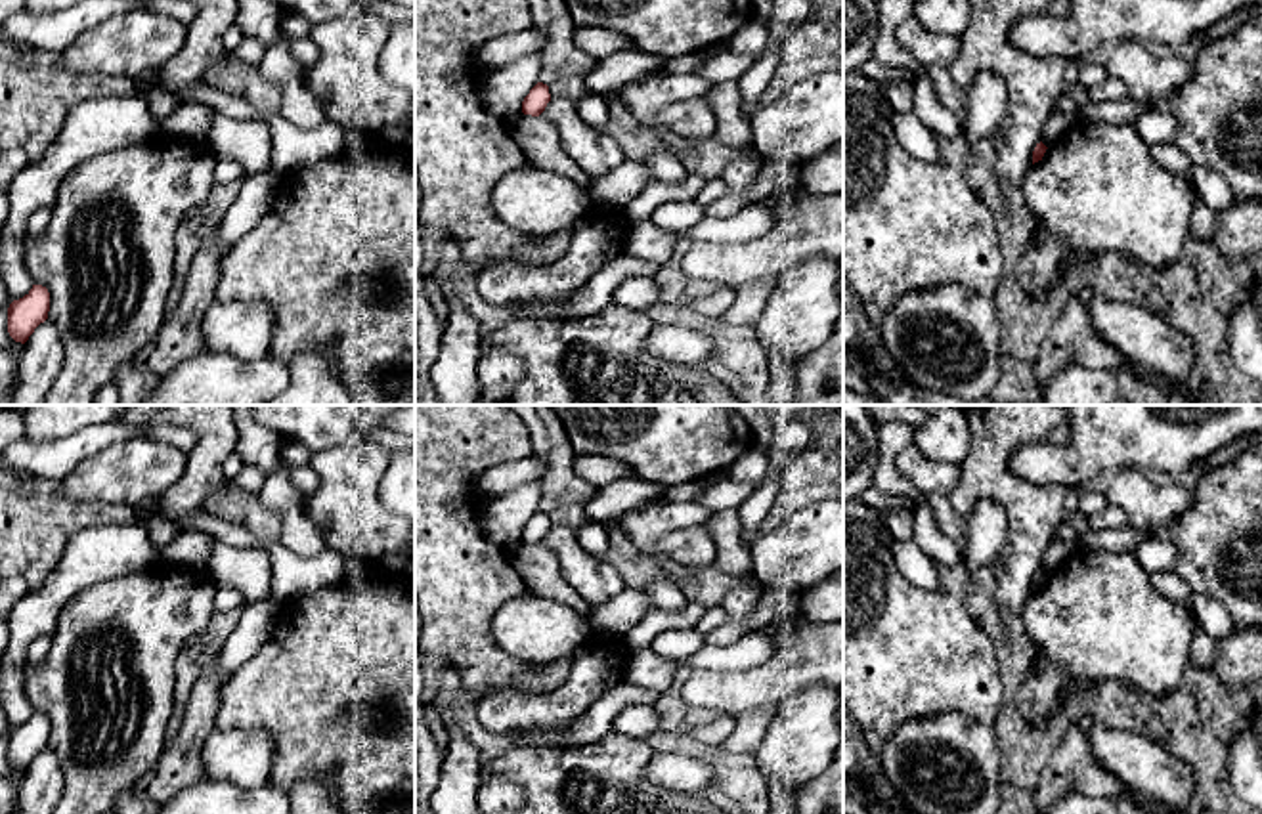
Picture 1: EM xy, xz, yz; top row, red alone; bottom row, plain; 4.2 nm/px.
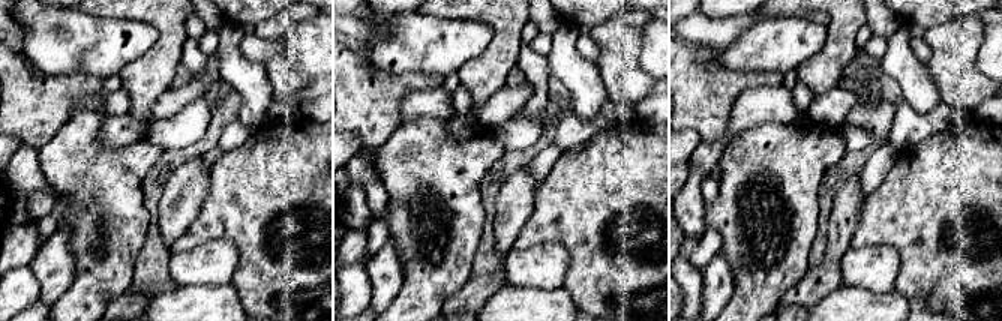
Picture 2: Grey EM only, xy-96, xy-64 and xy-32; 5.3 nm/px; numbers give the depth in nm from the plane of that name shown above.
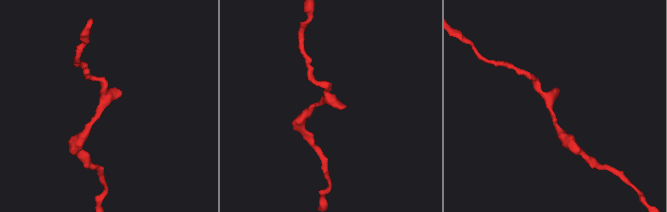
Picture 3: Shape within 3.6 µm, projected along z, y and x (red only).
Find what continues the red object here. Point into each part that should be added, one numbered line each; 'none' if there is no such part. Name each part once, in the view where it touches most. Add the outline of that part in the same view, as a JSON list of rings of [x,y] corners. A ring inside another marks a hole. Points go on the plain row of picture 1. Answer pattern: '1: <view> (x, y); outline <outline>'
none

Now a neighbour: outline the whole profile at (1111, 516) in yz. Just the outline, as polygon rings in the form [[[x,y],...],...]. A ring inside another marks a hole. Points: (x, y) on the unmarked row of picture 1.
[[[1107,504],[1101,512],[1088,516],[1090,531],[1121,529],[1128,524],[1128,514],[1121,506]]]

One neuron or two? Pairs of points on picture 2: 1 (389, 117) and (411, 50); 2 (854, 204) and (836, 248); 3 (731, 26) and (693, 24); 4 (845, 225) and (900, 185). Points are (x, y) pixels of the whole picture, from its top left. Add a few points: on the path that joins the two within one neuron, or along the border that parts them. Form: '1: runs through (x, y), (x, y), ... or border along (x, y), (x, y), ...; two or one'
1: border along (371, 59), (381, 69), (392, 72), (438, 75); two
2: runs through (845, 215), (837, 237); one
3: runs through (722, 27), (702, 27); one
4: border along (867, 197), (848, 246); two

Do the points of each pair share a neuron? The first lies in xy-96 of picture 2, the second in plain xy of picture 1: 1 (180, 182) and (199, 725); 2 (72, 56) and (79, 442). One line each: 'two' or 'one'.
1: one
2: two

